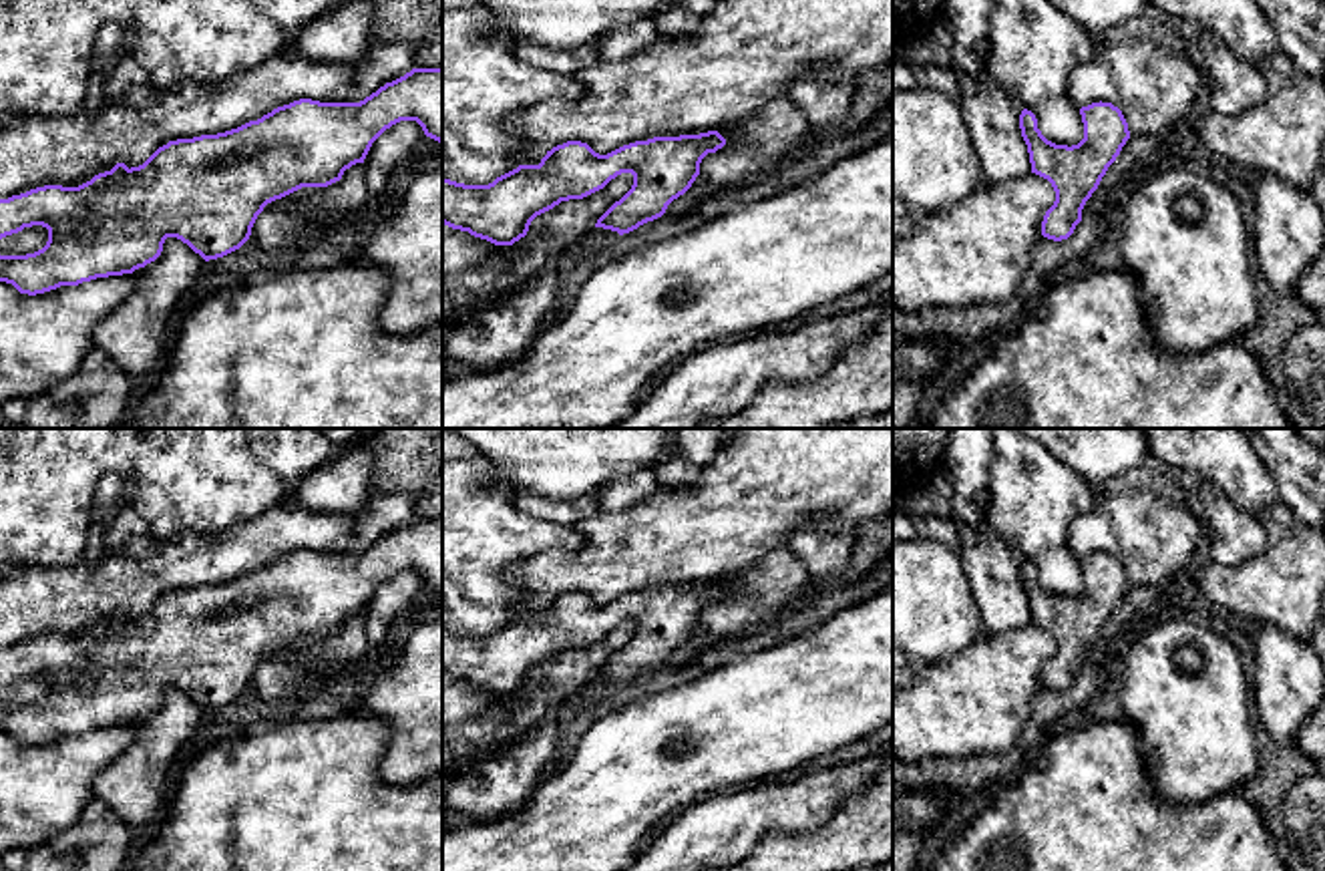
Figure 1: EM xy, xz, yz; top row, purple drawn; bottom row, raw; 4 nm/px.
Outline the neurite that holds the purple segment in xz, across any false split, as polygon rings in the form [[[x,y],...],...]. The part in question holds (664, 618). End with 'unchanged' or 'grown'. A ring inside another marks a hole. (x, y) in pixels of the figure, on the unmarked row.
[[[718,581],[653,587],[607,605],[587,593],[567,591],[547,601],[539,616],[519,616],[489,636],[442,630],[442,674],[495,696],[513,696],[527,686],[537,666],[631,624],[631,640],[595,674],[623,686],[661,668],[692,638],[702,609],[724,595]]]; unchanged

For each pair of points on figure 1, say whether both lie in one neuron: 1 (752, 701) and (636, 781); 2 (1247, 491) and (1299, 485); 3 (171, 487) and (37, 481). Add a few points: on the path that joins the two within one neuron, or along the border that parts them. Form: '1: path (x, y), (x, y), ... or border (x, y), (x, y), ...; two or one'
1: path (724, 729), (696, 757), (664, 765); one
2: border (1253, 449), (1281, 499); two
3: path (137, 459), (71, 459); one

